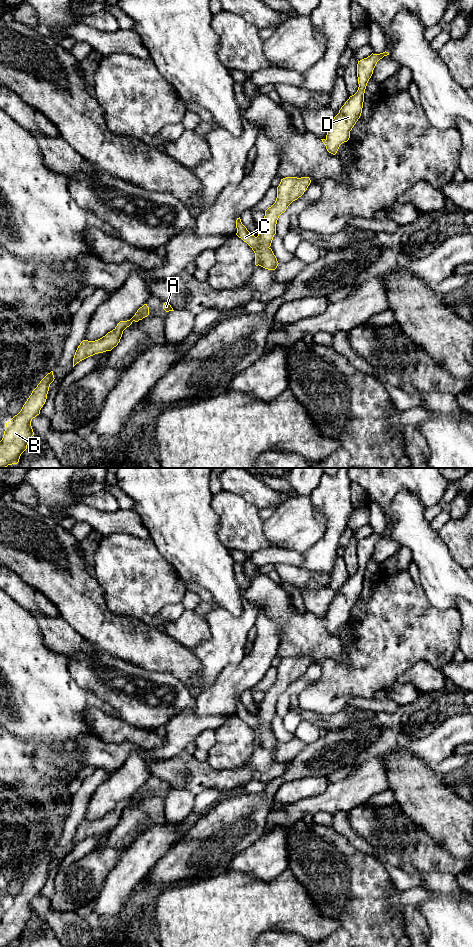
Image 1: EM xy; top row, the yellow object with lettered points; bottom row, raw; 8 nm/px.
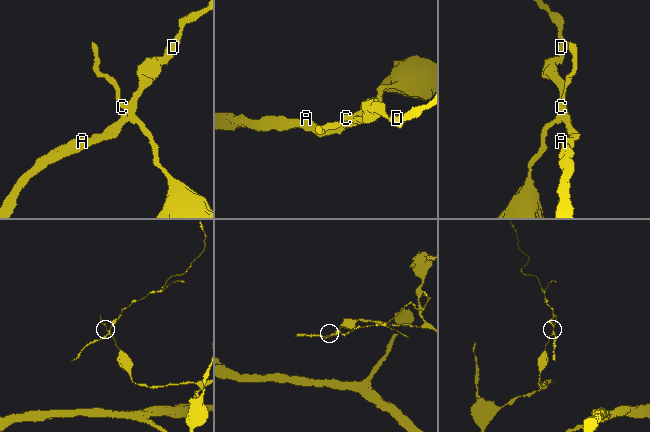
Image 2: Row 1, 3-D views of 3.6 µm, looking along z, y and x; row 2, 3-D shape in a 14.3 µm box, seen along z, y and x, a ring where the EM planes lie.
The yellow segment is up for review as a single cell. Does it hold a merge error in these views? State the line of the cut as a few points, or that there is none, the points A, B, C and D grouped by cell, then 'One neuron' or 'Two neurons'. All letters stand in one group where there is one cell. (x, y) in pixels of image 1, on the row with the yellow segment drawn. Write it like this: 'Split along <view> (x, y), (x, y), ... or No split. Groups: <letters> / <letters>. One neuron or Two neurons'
Split along xy (255, 237), (262, 247), (268, 248). Groups: A B D / C. Two neurons

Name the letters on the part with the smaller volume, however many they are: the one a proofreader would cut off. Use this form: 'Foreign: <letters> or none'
Foreign: A, B, D

